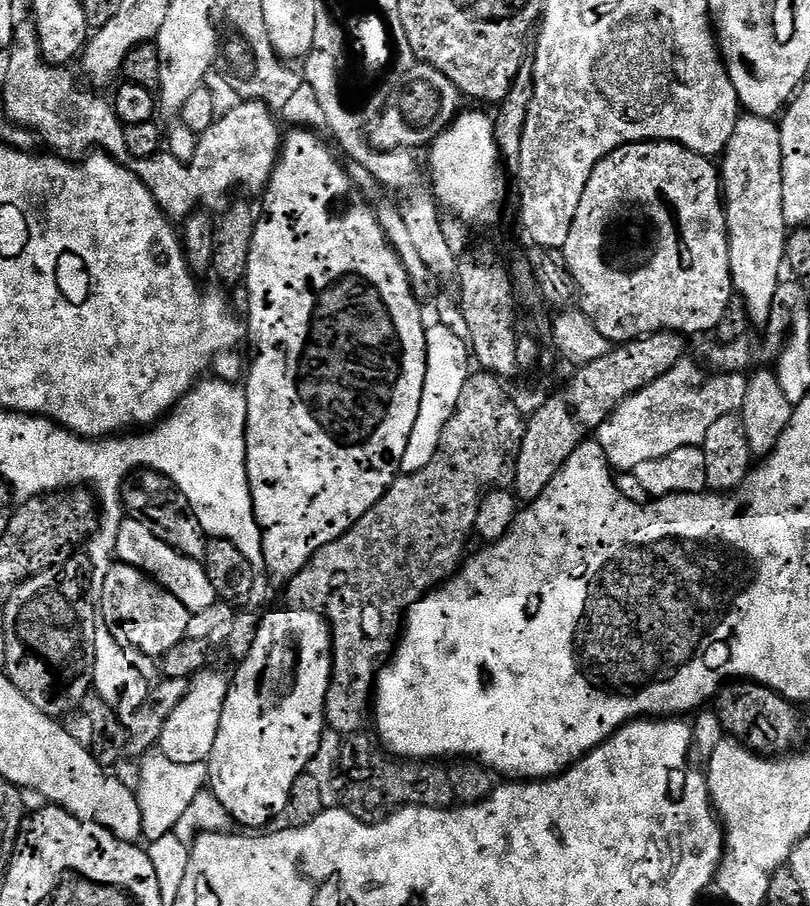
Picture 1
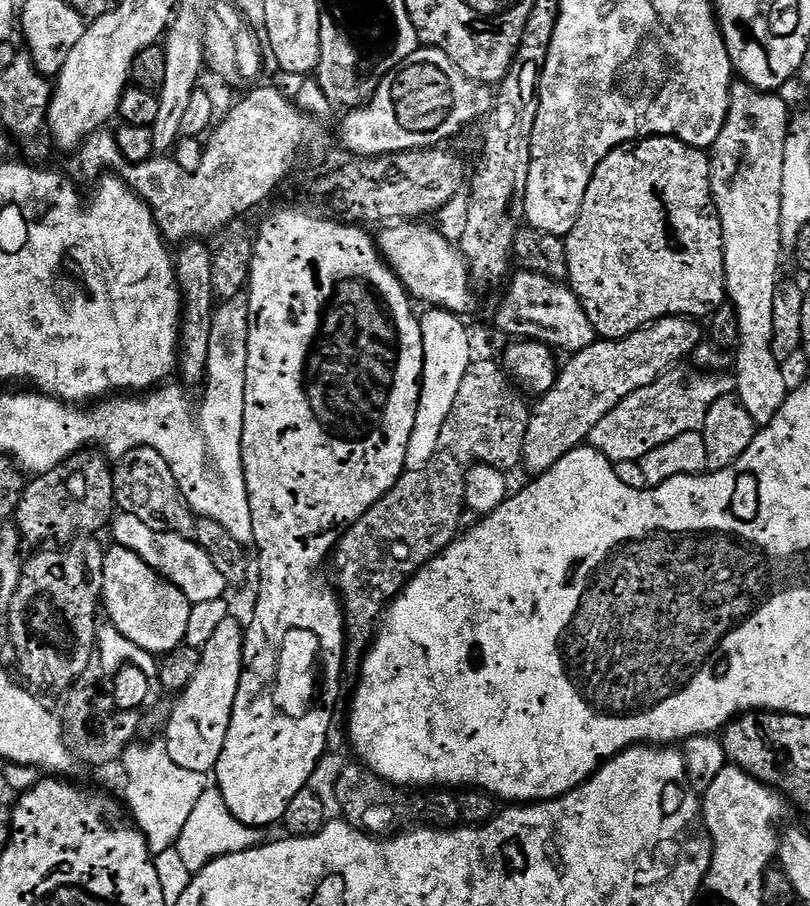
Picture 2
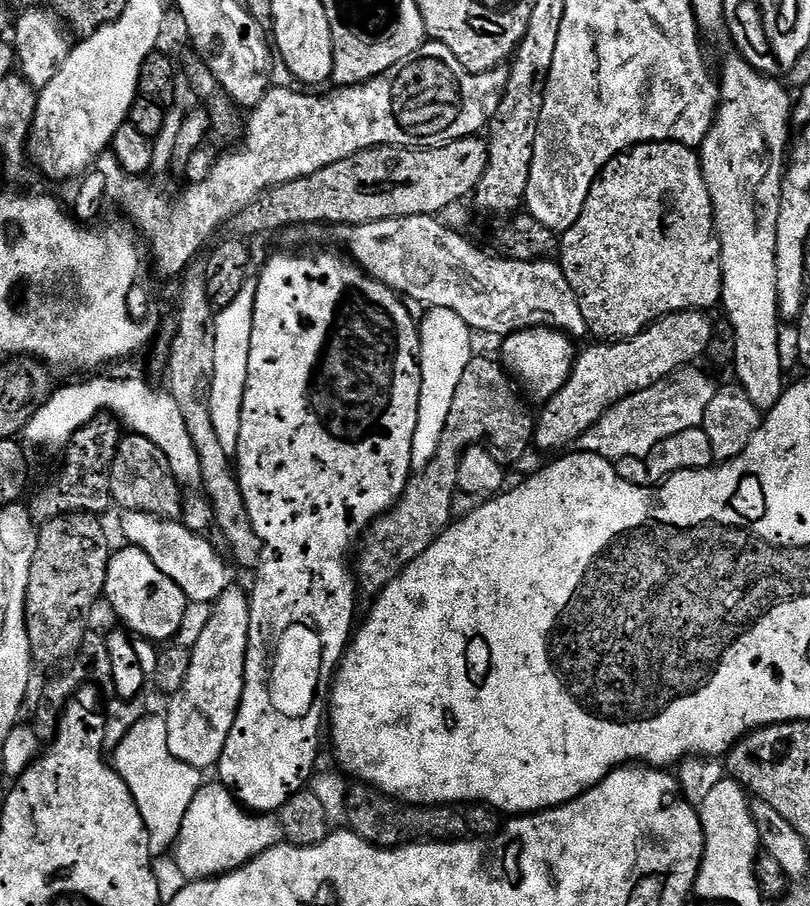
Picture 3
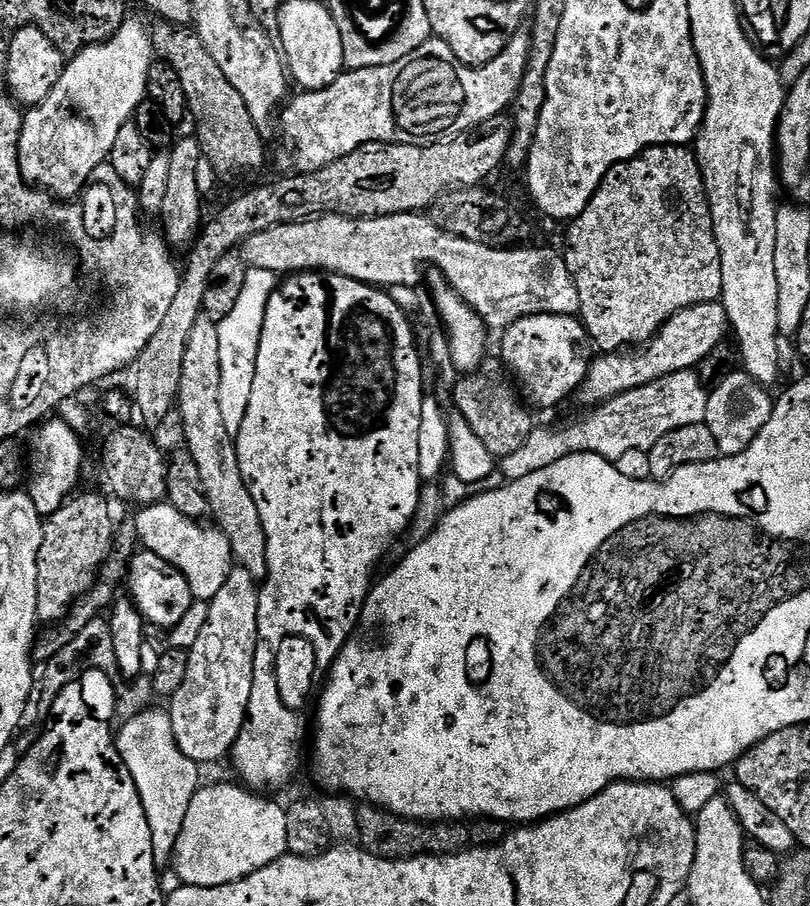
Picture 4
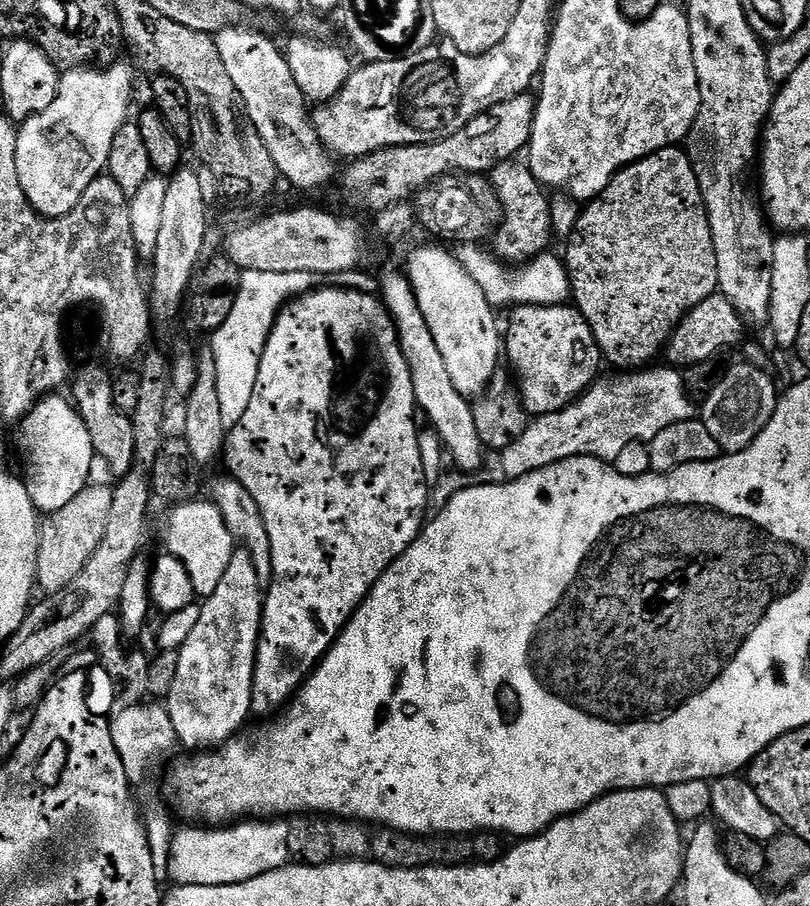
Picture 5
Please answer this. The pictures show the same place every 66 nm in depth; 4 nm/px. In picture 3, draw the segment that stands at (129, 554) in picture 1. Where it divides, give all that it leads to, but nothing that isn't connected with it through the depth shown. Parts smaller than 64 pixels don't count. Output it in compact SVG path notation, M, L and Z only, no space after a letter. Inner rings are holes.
M124 512L121 517L120 528L128 539L125 541L131 547L150 554L154 566L158 566L166 578L178 582L189 602L212 604L230 587L228 564L209 537L194 534L183 522L164 520L145 512Z

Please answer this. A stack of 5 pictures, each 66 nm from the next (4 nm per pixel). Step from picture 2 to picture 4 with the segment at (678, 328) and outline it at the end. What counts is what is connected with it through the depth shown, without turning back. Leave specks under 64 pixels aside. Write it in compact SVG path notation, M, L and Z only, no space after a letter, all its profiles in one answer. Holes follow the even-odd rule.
M711 300L678 310L678 314L667 320L656 335L639 350L621 350L597 355L589 366L585 380L580 384L578 399L588 404L584 406L604 404L615 396L638 386L646 386L658 378L695 369L708 357L710 350L714 350L714 346L725 343L729 332L728 315L723 303Z

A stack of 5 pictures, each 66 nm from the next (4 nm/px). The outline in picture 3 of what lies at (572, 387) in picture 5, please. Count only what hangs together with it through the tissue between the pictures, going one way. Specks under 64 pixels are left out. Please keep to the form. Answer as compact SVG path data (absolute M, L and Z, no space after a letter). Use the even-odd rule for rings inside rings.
M548 327L524 328L502 341L501 365L510 374L516 370L519 389L534 406L543 406L566 384L578 355L573 339L559 329Z

